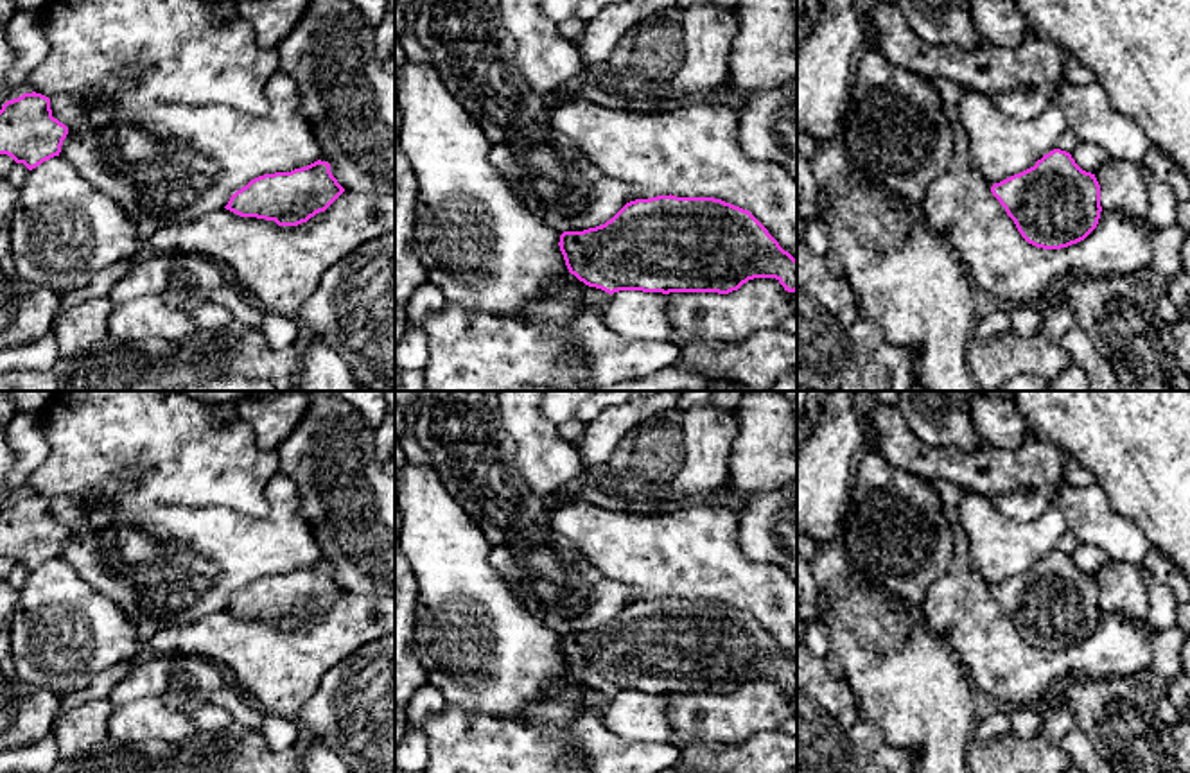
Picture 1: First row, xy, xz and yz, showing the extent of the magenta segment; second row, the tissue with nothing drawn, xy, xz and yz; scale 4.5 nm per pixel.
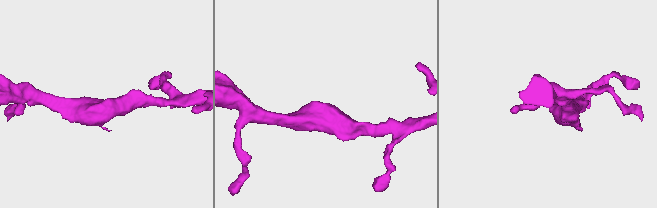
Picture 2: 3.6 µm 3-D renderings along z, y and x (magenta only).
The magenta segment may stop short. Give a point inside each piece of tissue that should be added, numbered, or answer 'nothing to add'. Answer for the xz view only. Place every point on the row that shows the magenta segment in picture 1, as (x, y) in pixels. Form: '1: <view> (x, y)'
nothing to add

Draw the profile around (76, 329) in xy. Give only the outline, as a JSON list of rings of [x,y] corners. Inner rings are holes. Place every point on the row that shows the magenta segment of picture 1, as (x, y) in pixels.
[[[92,298],[72,308],[59,308],[52,332],[59,355],[74,357],[109,335],[108,321],[113,310],[109,298]]]

